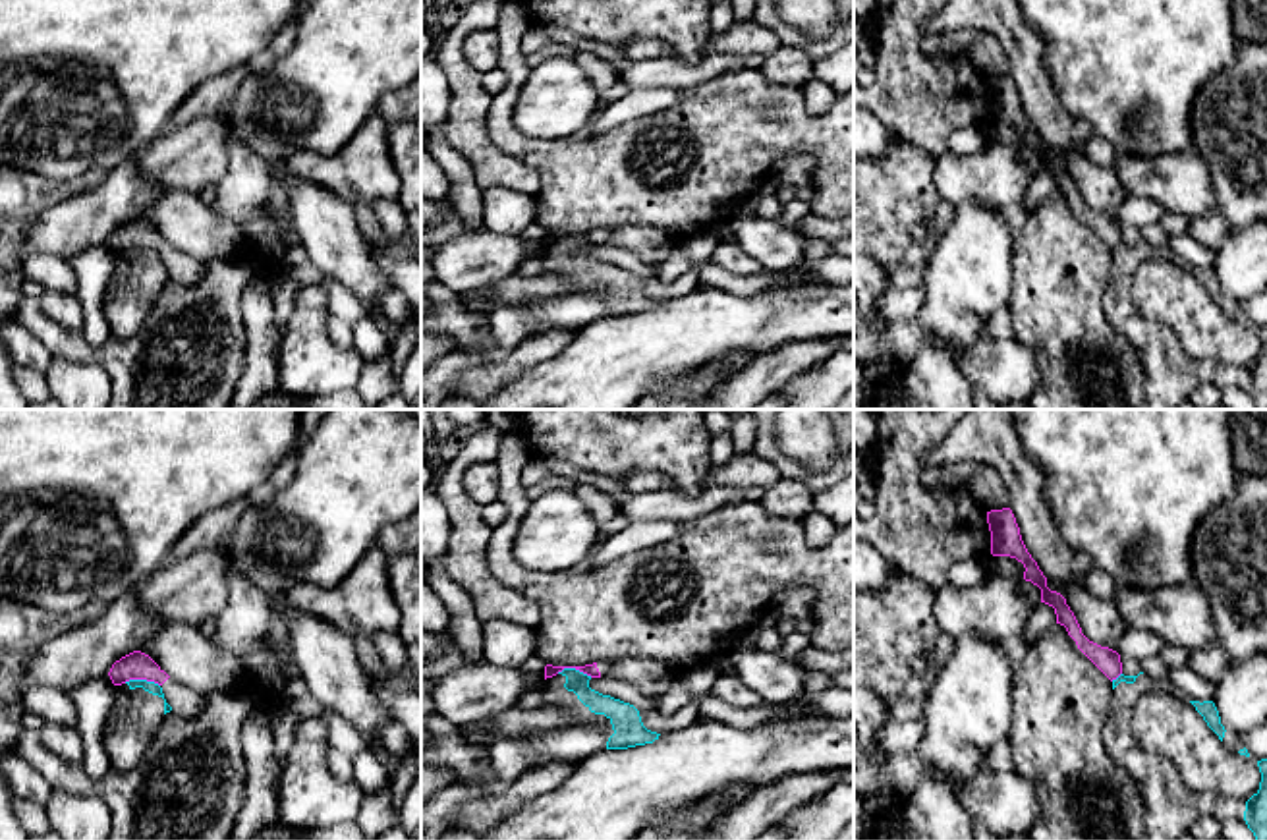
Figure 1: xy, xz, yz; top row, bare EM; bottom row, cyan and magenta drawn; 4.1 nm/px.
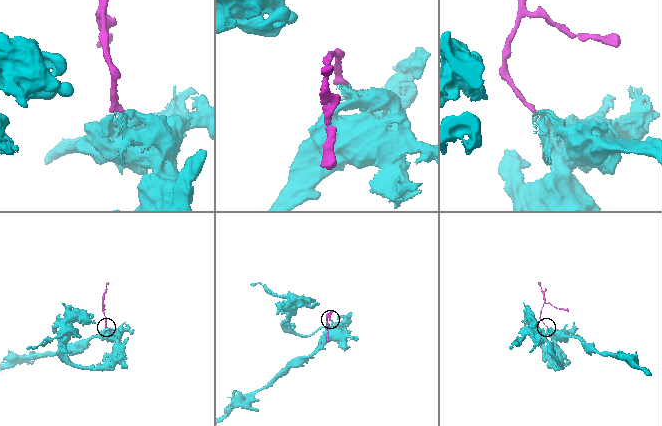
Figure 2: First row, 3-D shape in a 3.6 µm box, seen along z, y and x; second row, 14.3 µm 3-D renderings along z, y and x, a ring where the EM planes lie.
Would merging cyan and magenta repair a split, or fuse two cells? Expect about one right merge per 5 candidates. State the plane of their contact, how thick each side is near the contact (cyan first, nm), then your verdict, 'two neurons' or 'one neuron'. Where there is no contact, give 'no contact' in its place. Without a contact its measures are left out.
xy | 50/120 nm | two neurons

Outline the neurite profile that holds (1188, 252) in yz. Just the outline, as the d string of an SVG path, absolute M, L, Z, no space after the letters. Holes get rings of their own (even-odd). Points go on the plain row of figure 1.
M1190 234L1168 236L1168 255L1188 268L1215 266L1215 251L1196 241Z

